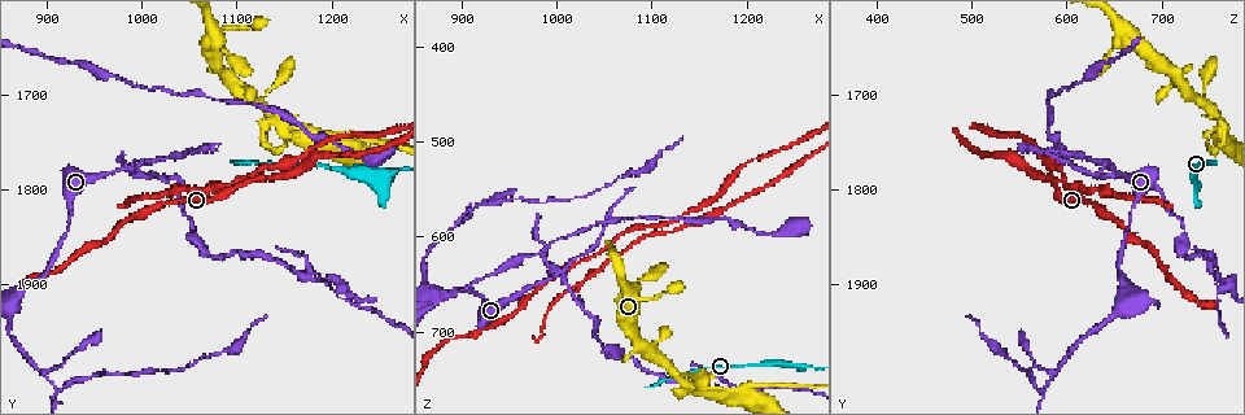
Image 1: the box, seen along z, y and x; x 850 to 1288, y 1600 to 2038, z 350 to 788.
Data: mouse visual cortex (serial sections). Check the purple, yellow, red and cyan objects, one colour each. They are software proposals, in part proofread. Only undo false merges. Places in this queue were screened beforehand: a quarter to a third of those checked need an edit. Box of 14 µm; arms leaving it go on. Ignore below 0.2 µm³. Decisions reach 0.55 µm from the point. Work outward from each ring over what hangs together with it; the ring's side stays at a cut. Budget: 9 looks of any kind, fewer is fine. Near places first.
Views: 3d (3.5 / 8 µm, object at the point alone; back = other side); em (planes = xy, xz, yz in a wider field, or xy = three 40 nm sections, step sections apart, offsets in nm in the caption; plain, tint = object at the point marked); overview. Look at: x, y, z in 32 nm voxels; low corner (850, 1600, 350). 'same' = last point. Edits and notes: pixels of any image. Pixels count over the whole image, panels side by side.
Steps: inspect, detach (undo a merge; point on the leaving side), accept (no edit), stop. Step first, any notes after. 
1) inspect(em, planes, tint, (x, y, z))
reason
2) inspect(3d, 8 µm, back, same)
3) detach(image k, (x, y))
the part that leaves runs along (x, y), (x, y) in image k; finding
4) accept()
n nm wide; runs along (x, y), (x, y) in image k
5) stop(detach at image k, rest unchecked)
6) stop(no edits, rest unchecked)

inspect(3d, 3.5 µm, (1000, 1780, 630))
sharp bend

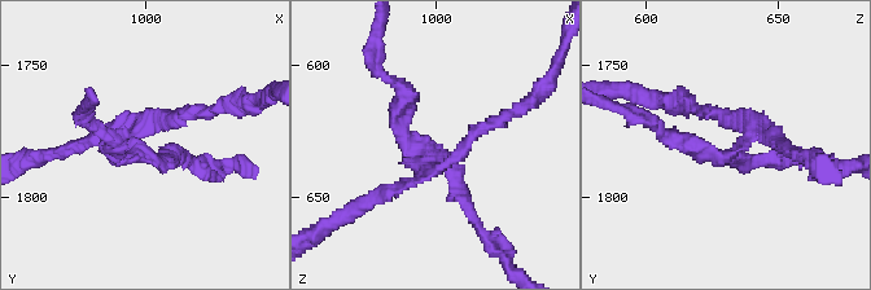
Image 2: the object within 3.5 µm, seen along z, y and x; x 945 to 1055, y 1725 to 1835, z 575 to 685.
inspect(em, xy, step 3, tint, (1003, 1783, 635))

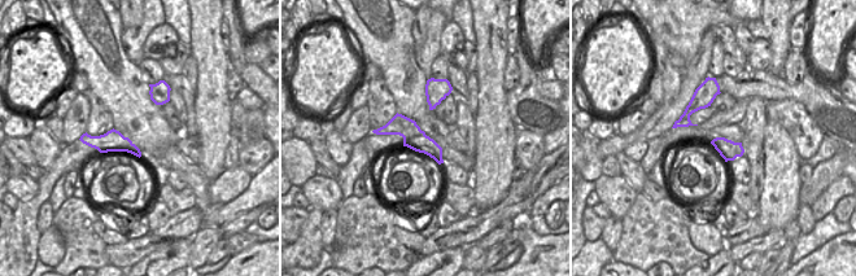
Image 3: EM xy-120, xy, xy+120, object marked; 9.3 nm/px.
accept()
runs along (377, 196), (441, 156), (477, 225) in image 2; one cell here

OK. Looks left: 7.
inspect(3d, 3.5 µm, (1045, 1790, 690))

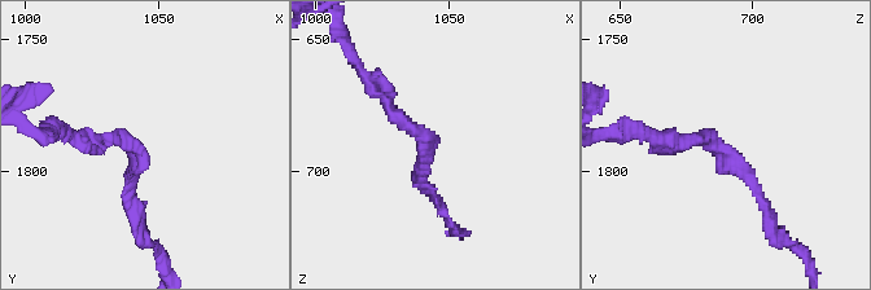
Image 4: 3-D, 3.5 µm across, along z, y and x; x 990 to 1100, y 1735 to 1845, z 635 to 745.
inspect(em, planes, plain, (1043, 1793, 688))
arms of 100, 200 nm

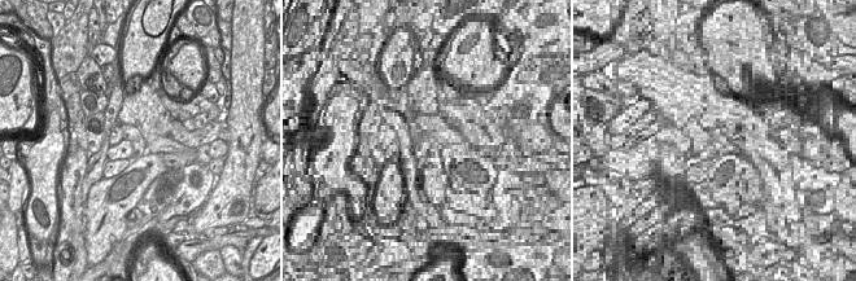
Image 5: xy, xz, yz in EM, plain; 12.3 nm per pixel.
inspect(em, planes, tint, same)
with the object marked

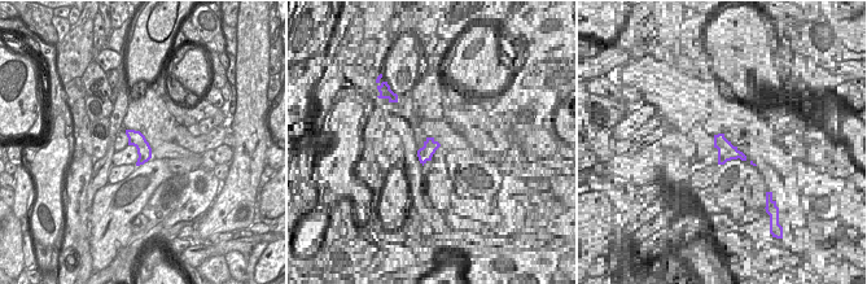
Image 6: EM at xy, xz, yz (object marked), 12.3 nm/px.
accept()
runs along (664, 144), (710, 136), (751, 176), (767, 219) in image 4; one cell here

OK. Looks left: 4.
inspect(3d, 3.5 µm, (925, 1820, 665))
thick turns thin

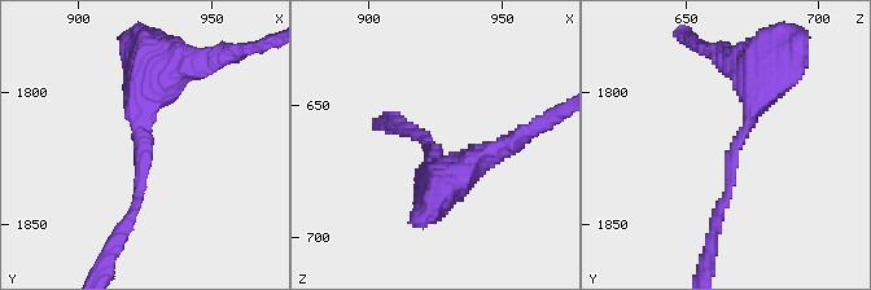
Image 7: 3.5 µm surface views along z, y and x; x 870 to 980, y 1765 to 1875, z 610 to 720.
inspect(em, planes, tint, (924, 1824, 669))
arms of 150, 450 nm; need the tissue

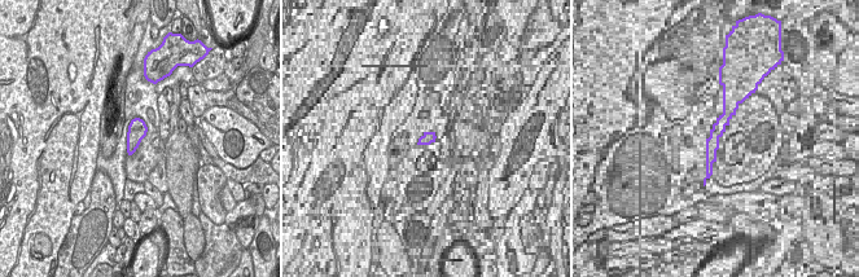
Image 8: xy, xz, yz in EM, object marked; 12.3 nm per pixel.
accept()
continuous, no second cell

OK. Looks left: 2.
inspect(3d, 8 µm, (1070, 1870, 725))
sharp bend

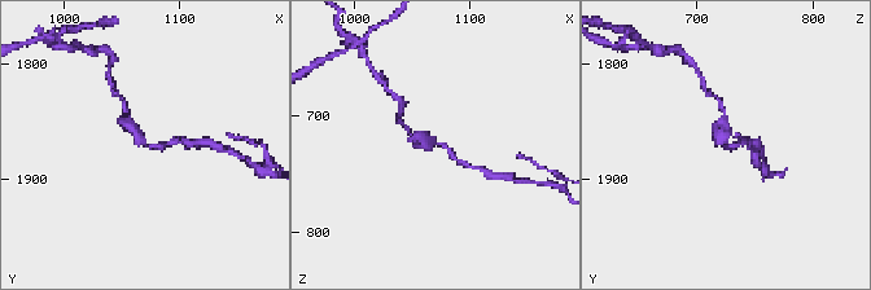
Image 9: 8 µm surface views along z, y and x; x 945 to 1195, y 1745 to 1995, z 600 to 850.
inspect(em, xy, step 3, tint, (1074, 1868, 722))
arms of 200, 250 nm

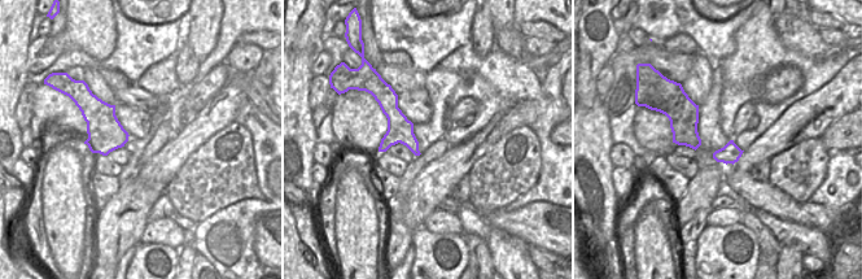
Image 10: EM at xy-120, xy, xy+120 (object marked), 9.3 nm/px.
accept()
190 nm wide; runs along (418, 143), (443, 145), (468, 166) in image 9; all the same cell

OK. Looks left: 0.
stop(no edits, rest unchecked)

